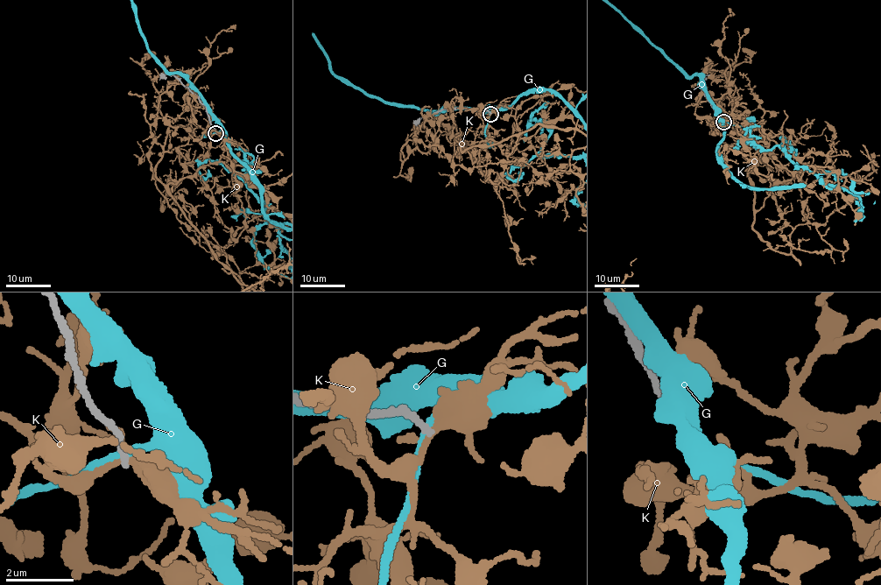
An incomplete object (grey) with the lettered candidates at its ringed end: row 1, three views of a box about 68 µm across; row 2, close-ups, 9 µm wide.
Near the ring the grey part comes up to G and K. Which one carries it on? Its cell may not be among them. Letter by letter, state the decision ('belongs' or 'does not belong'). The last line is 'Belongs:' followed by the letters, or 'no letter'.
G: does not belong
K: does not belong
Belongs: no letter

